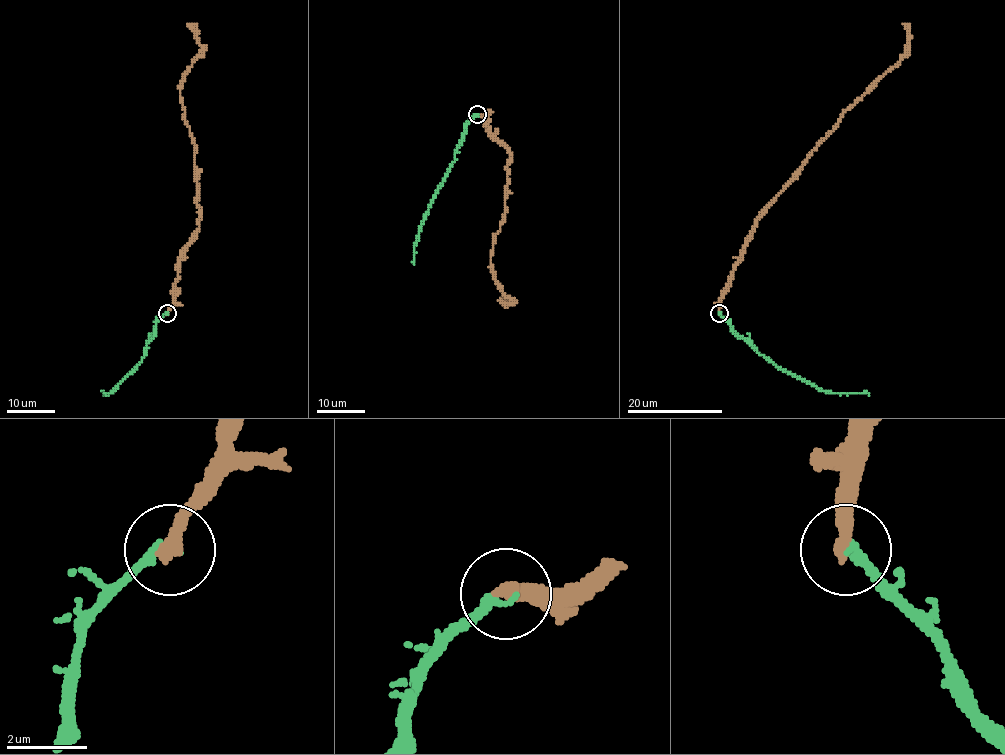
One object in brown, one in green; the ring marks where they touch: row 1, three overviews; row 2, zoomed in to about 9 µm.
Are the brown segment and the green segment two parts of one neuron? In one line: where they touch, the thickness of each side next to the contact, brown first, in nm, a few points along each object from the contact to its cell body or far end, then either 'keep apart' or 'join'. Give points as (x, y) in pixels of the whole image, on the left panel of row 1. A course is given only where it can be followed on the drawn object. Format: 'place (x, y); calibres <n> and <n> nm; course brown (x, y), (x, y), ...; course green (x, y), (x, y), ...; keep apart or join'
place (167, 313); calibres 360 and 220 nm; course brown (167, 314), (177, 266), (198, 227), (195, 142), (184, 118), (180, 81), (202, 45), (189, 23); course green (167, 314), (156, 323), (155, 334), (140, 363), (110, 392), (103, 392), (104, 395); keep apart

